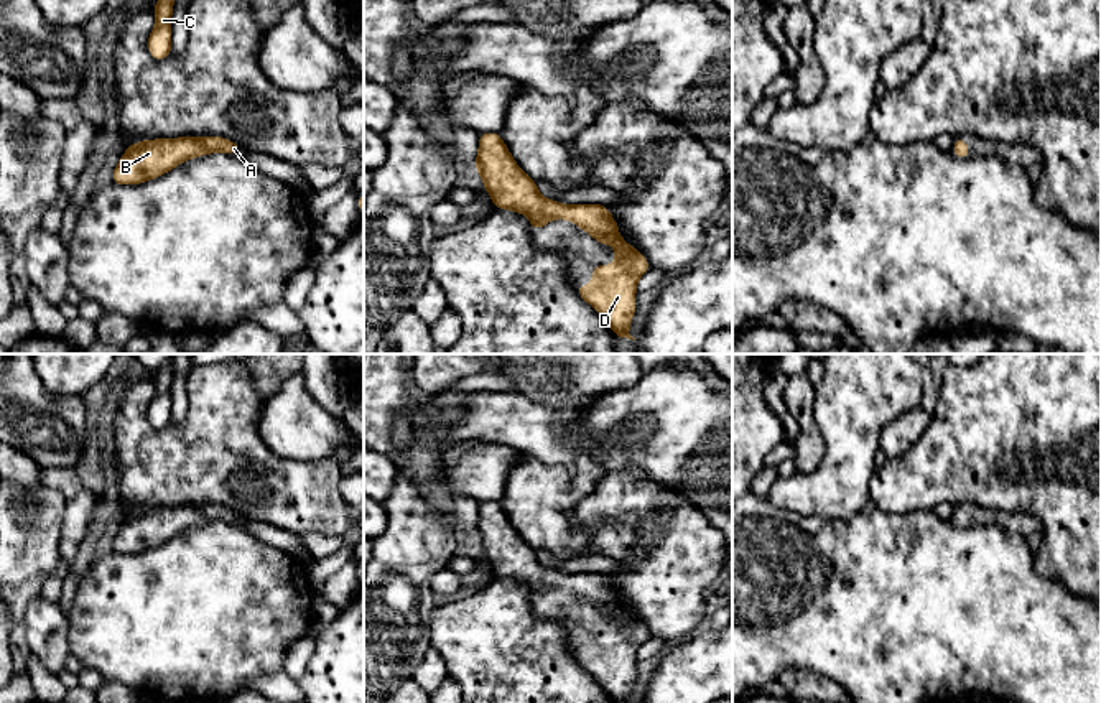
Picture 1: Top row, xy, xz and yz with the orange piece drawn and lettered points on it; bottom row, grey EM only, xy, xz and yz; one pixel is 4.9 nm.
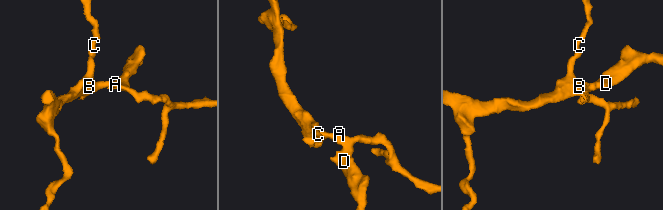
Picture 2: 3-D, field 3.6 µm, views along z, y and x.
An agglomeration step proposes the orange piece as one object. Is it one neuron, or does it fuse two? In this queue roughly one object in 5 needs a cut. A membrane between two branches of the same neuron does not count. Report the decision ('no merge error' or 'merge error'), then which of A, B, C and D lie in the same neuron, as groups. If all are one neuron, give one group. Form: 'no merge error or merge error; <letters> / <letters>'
no merge error; A B C D

